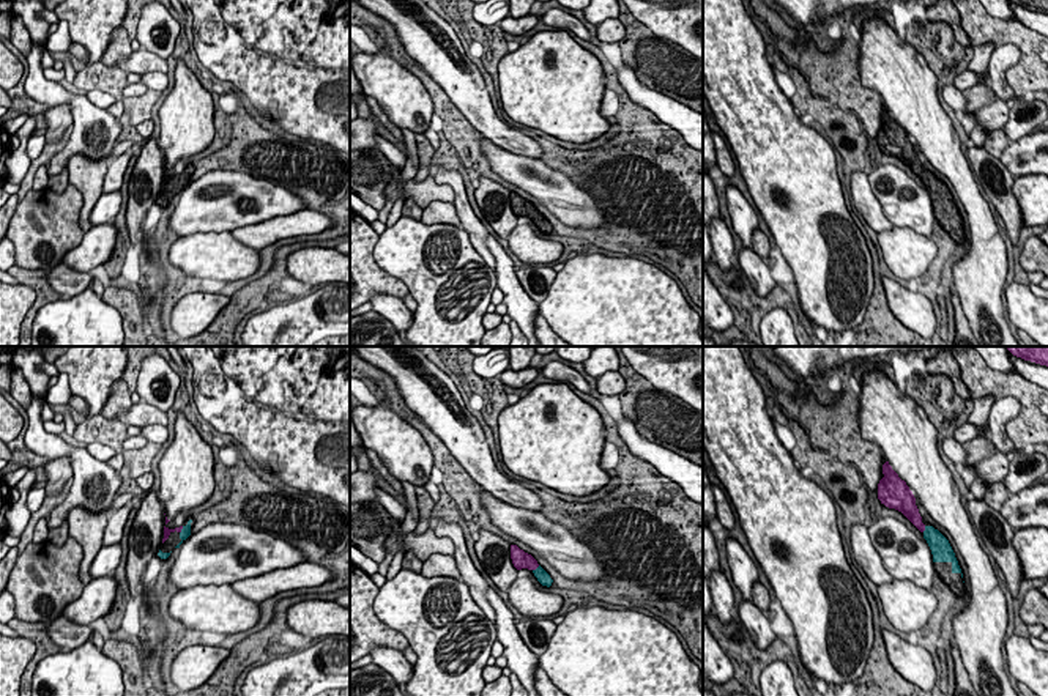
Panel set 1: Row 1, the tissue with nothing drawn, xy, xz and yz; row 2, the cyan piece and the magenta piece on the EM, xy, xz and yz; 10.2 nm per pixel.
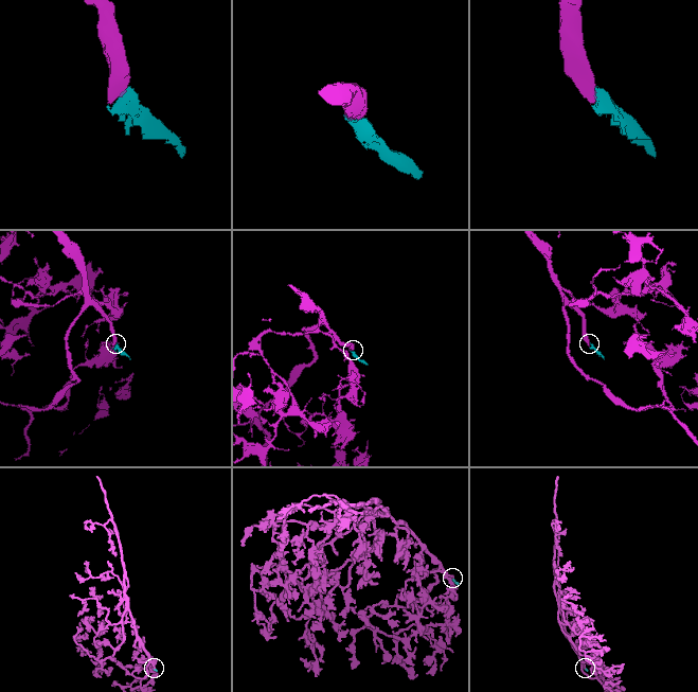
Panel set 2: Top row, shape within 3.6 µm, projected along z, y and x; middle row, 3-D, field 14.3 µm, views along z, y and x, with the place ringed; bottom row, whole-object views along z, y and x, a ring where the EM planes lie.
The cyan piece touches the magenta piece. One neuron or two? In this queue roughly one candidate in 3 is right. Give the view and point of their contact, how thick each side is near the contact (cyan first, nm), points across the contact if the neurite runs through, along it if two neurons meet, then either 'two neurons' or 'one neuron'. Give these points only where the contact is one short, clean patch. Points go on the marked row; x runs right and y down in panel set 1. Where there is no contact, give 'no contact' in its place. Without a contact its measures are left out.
contact xz (538, 567); calibres 130 and 190 nm; way xz (542, 577), (538, 567), (520, 559); one neuron

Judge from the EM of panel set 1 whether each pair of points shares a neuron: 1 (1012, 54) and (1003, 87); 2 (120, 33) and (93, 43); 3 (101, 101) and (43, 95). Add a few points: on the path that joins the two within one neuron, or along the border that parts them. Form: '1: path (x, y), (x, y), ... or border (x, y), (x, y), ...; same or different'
1: path (1004, 62), (999, 66), (999, 79); same
2: border (122, 24), (112, 32), (111, 43), (100, 60); different
3: border (84, 95), (106, 111); different

